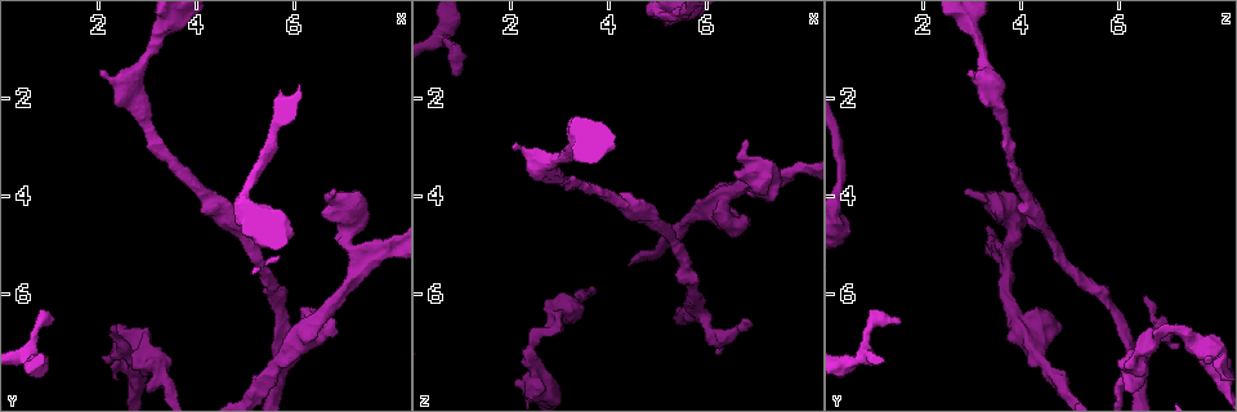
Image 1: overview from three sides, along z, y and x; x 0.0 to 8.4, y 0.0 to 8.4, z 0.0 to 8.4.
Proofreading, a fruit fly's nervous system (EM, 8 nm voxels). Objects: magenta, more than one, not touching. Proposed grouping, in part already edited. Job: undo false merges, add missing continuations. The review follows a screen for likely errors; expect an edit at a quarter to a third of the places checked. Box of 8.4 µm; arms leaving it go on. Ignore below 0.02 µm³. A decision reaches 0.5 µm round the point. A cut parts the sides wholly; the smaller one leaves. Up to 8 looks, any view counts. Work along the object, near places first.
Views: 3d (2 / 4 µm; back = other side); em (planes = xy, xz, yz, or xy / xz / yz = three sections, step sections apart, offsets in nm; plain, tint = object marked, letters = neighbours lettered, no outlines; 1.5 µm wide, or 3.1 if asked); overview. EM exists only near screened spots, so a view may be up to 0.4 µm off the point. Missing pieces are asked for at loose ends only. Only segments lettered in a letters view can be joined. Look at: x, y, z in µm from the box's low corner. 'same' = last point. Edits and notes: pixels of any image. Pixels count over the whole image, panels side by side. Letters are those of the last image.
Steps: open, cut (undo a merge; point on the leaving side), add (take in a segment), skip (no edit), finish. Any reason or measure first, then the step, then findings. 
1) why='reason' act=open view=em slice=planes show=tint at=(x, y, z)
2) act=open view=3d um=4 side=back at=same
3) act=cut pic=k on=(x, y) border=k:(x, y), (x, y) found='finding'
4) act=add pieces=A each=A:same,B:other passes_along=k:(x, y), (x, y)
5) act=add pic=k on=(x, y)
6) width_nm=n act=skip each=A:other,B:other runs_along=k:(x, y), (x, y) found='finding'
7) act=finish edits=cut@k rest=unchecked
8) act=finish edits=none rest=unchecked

why='an open end' act=open view=3d um=2 at=(2.10, 1.40, 3.00)

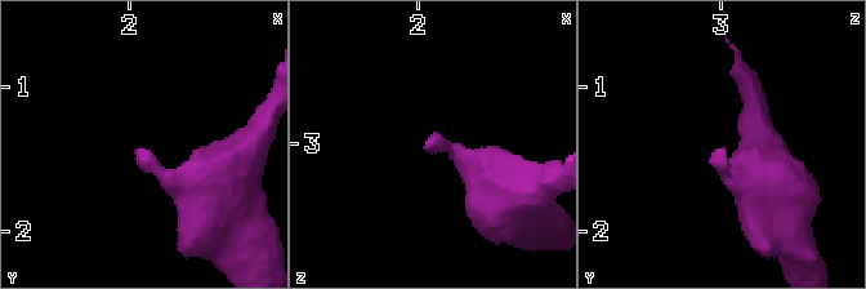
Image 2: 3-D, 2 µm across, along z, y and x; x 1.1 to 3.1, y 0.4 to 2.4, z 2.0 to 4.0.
why='now the EM' act=open view=em slice=xy step=4 show=tint at=(2.10, 1.46, 3.06)

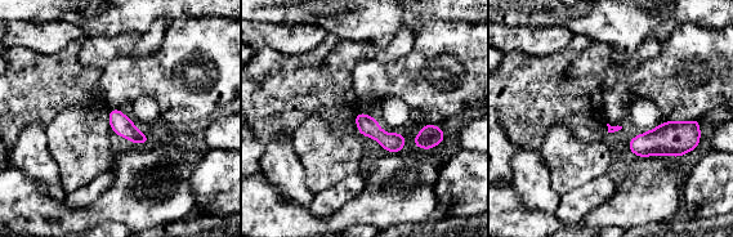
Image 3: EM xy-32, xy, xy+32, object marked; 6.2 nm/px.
act=open view=em slice=planes show=letters at=same

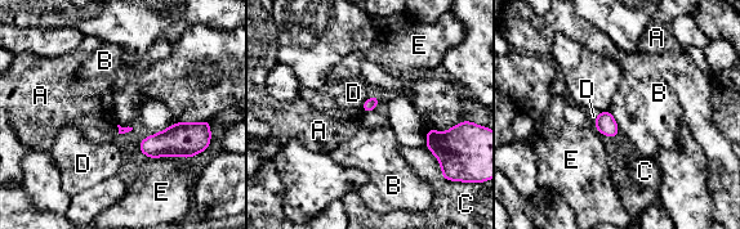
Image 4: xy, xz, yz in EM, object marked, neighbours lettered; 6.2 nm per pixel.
act=skip each=A:other,B:other,C:other,D:other,E:other border=4:(609, 111), (619, 131) found='none of them fits'

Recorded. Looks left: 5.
why='free end' act=open view=3d um=2 at=(1.00, 6.60, 1.55)

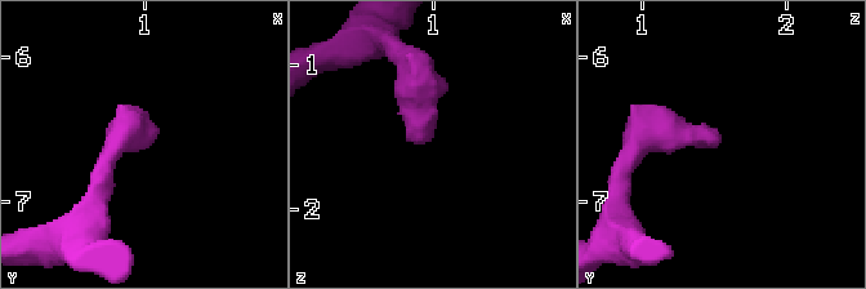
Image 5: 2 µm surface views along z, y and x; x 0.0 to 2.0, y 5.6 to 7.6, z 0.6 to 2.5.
act=open view=em slice=xz step=4 show=plain at=(1.00, 6.56, 1.50)

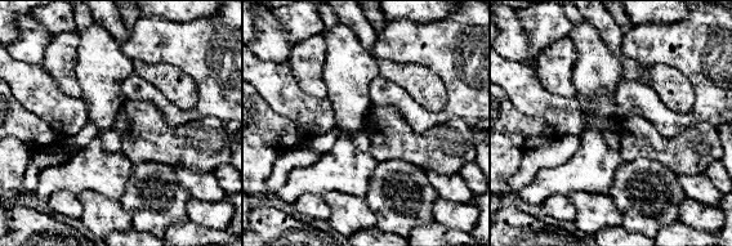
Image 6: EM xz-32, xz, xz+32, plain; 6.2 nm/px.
why='what lies round it' act=open view=em slice=xz step=4 show=letters at=same

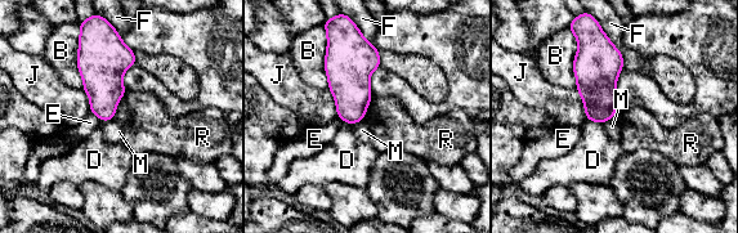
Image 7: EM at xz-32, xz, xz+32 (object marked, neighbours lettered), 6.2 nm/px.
width_nm=190 act=skip each=B:other,D:other,E:other,F:other,J:other,M:other,R:other border=7:(126, 92), (119, 101), (112, 119) found='none of them fits'

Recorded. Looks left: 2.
why='free end' act=open view=3d um=4 at=(6.20, 7.05, 7.15)

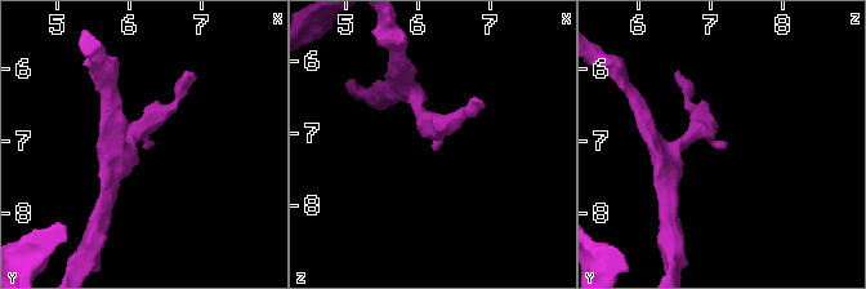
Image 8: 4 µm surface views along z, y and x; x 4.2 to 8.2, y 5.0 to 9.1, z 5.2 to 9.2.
arm_widths_nm=200,260 why='shape alone is not enough' act=open view=em slice=planes show=letters at=(6.15, 7.05, 7.20)

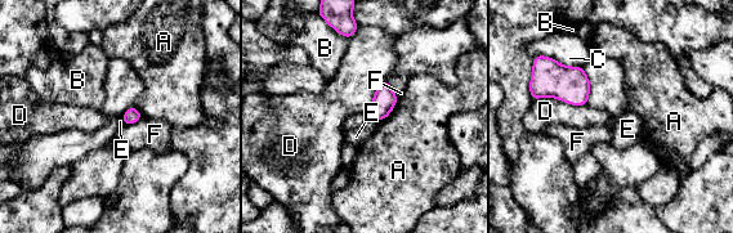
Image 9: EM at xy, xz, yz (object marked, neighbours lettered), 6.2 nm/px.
act=skip each=A:other,B:other,C:other,D:other,E:other,F:other border=9:(532, 101), (555, 97), (586, 104) found='no lettered segment goes on from it'

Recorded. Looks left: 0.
act=finish edits=none rest=unchecked

